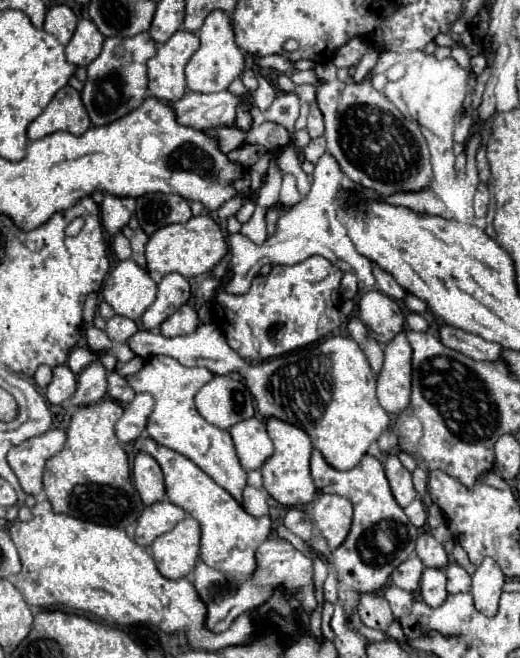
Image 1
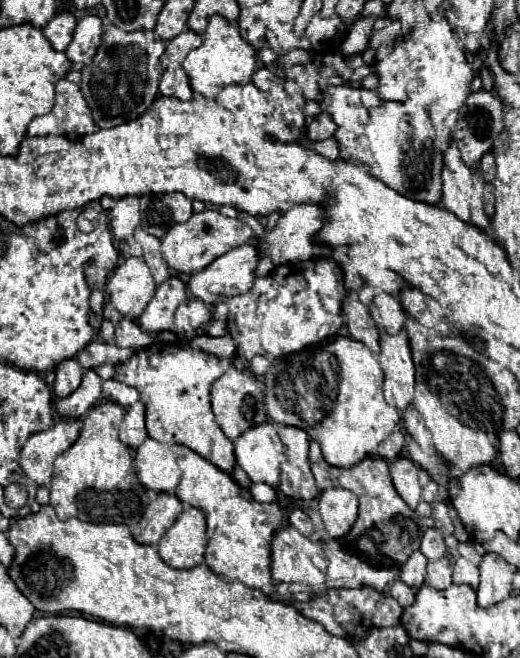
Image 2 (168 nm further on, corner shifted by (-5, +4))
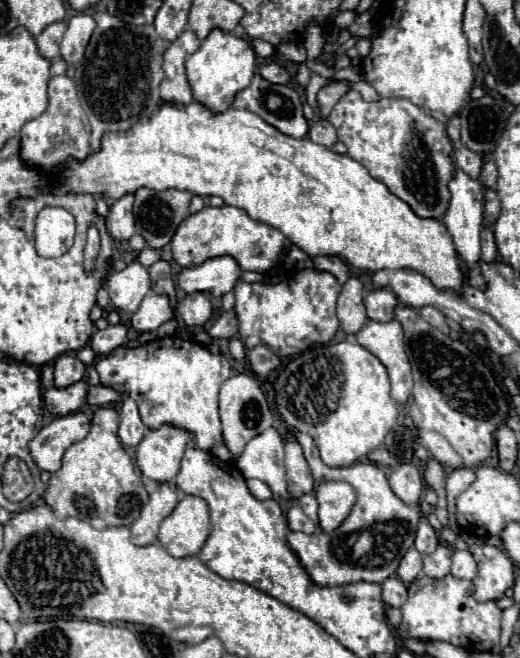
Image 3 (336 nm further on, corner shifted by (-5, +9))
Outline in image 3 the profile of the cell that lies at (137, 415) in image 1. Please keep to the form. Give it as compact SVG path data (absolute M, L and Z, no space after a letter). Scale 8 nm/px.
M129 397L123 399L121 411L119 411L119 439L125 447L137 447L139 441L145 437L145 433L149 431L137 411L137 403Z

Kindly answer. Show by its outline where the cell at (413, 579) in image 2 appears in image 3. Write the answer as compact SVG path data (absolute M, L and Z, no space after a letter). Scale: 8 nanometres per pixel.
M409 549L409 551L405 553L405 557L401 559L401 563L399 563L397 577L399 577L405 585L409 585L409 583L421 573L421 567L423 567L423 563L421 563L421 553L415 551L415 549Z

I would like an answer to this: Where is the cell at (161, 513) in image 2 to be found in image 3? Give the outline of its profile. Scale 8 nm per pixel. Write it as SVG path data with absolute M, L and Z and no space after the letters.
M161 483L149 497L147 505L141 509L139 519L131 525L131 541L135 545L151 545L157 541L161 521L179 503L177 491L169 483Z

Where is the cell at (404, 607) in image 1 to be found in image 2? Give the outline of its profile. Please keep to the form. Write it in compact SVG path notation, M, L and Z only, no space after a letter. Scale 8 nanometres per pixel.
M395 580L395 582L393 582L389 594L391 594L393 600L397 600L397 604L399 604L401 608L409 608L409 606L415 602L415 594L413 594L411 588L405 586L401 580Z

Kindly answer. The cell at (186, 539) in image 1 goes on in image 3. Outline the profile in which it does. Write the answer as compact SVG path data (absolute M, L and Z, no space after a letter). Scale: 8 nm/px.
M185 495L159 529L161 545L173 557L197 555L209 537L209 507L195 495Z

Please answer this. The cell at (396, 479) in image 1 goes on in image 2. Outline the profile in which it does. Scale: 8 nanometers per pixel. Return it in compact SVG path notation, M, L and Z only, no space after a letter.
M411 458L395 460L389 466L389 476L399 500L403 500L403 504L407 504L409 508L415 508L417 502L421 500L421 486L417 482Z

